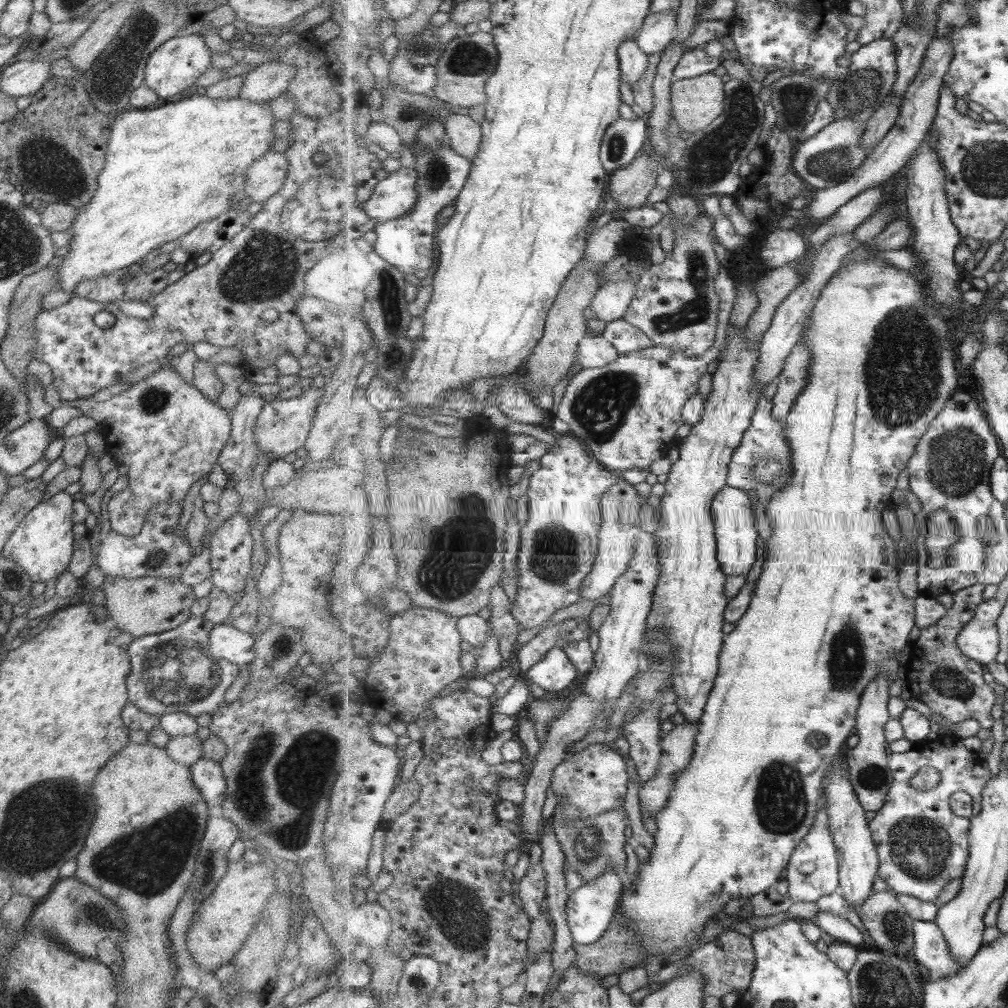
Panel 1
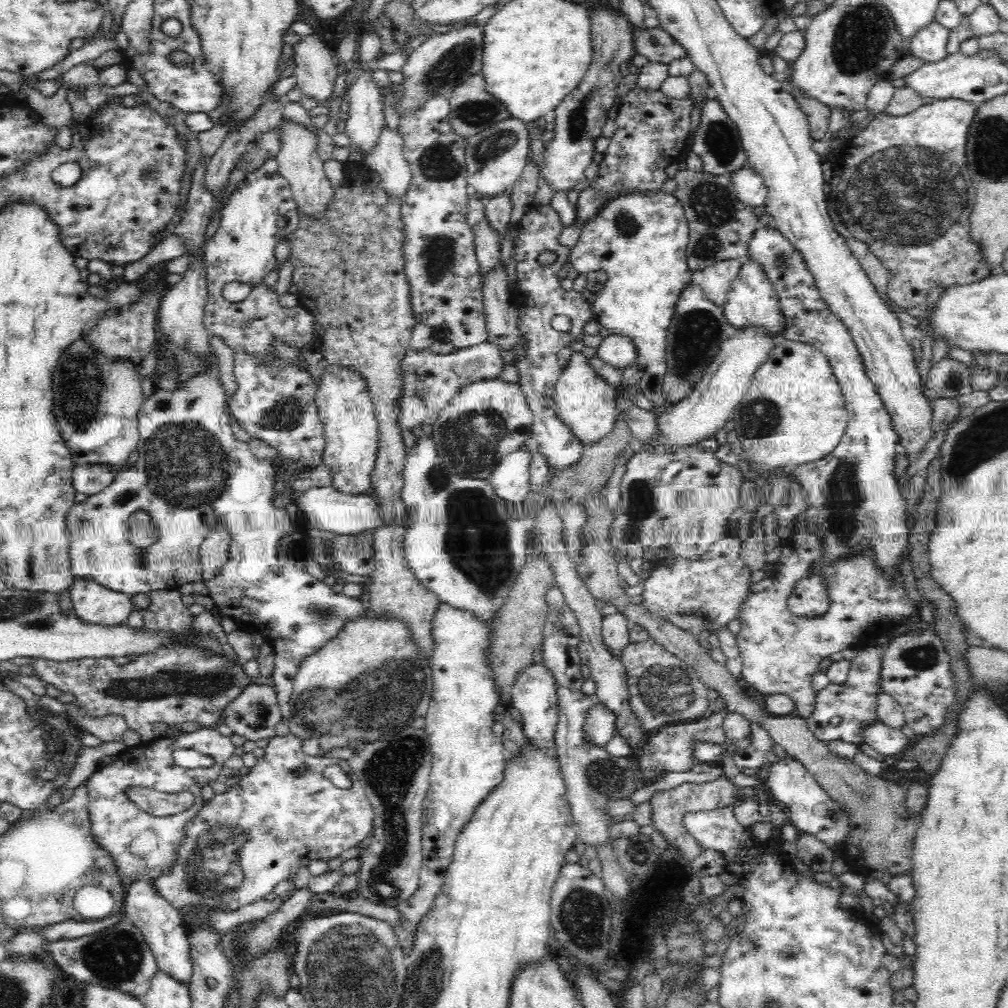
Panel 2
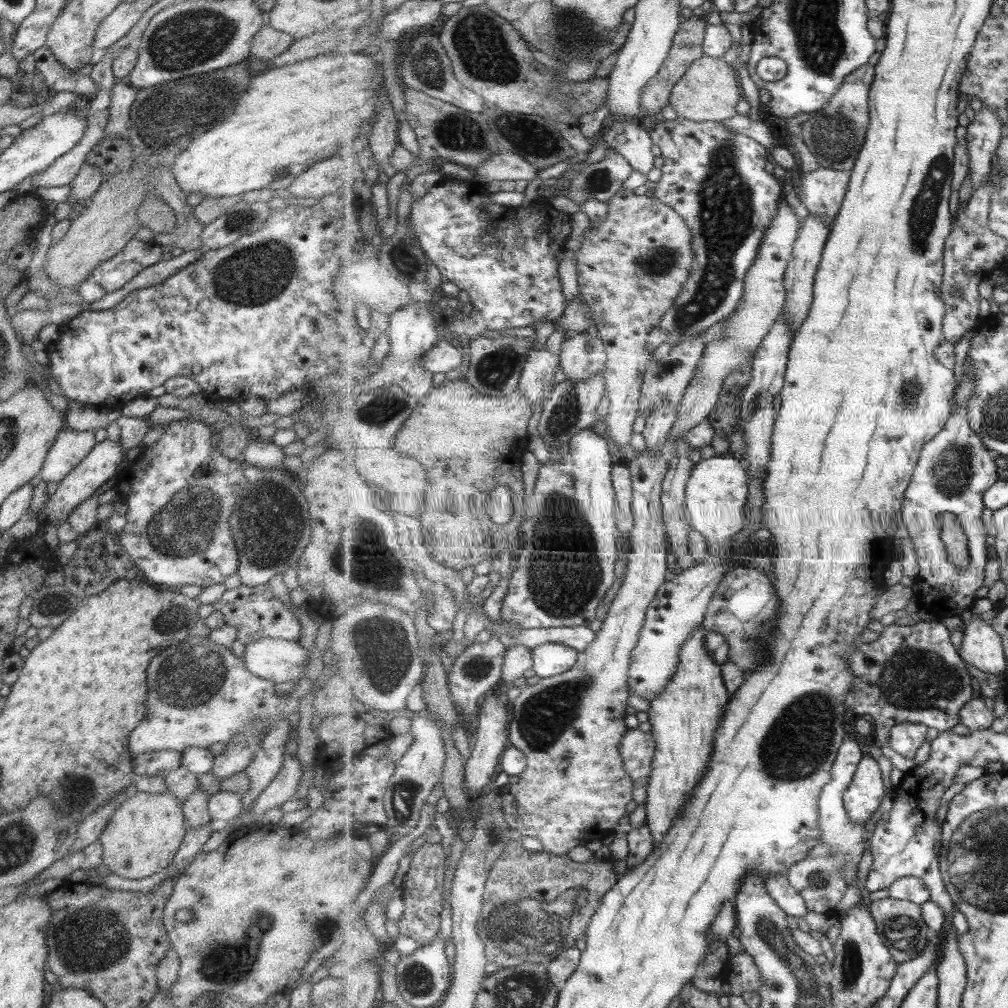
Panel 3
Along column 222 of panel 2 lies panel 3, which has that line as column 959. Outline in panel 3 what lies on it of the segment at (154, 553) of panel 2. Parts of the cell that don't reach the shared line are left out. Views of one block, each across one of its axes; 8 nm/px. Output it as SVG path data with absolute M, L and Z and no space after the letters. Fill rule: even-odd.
M966 358L963 378L955 394L955 410L946 427L923 449L900 510L899 520L906 526L909 537L914 541L920 566L917 580L921 589L917 597L923 608L937 617L957 616L955 612L961 613L961 610L971 611L971 605L978 599L977 590L985 586L989 548L987 528L983 524L983 510L986 508L984 496L1003 476L997 468L997 454L989 450L982 438L970 427L968 400L974 393L975 379L974 368L968 364ZM945 513L957 515L969 539L971 562L967 566L959 566L950 561L947 545L942 539L942 517Z

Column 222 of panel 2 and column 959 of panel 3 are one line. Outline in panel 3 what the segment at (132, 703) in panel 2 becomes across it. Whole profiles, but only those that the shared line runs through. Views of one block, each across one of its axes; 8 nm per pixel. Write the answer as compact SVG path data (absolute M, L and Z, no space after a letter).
M938 618L912 626L887 626L879 634L874 642L859 643L859 648L847 658L855 680L846 705L857 714L872 717L875 745L893 768L905 773L916 765L889 747L891 729L897 724L919 723L939 732L949 731L961 722L960 710L978 696L978 690L960 650L951 642L951 632Z

